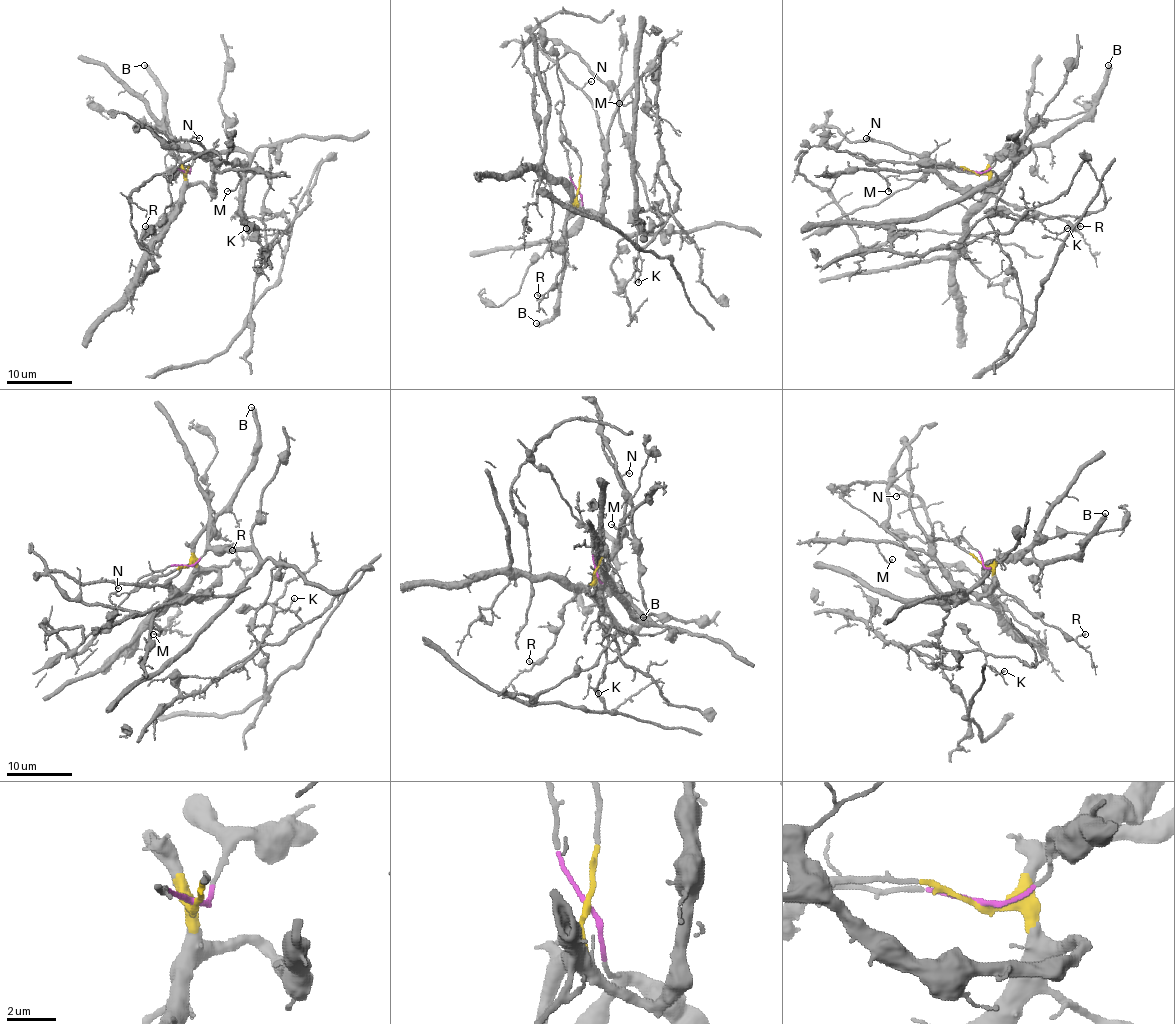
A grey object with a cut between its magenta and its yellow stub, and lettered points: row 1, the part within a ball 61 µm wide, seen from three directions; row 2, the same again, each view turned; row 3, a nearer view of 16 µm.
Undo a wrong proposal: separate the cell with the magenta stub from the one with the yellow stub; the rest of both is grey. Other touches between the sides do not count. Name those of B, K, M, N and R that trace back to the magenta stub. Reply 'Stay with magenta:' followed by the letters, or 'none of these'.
Stay with magenta: K

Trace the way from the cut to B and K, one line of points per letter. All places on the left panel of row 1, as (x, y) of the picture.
B: (186, 173), (173, 156), (166, 94), (156, 76), (145, 64)
K: (186, 173), (199, 155), (244, 152), (242, 217), (267, 254), (287, 219), (249, 217), (249, 232), (245, 227)

